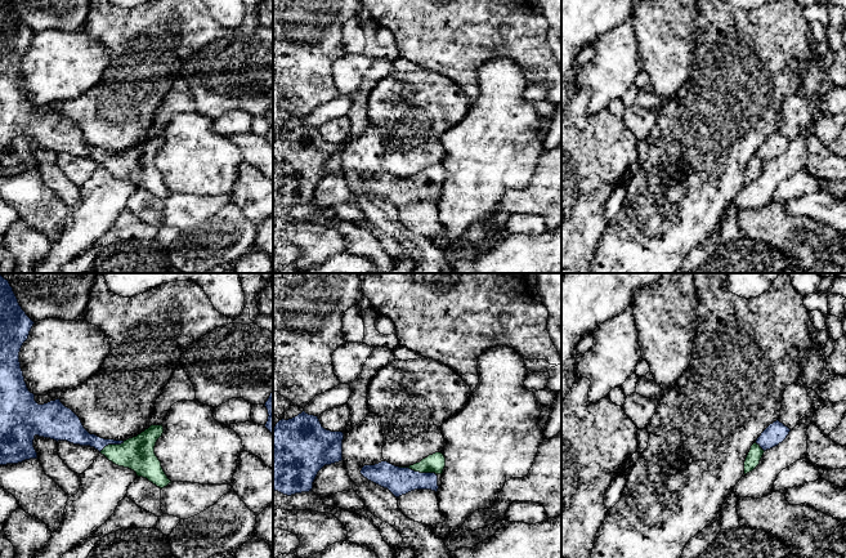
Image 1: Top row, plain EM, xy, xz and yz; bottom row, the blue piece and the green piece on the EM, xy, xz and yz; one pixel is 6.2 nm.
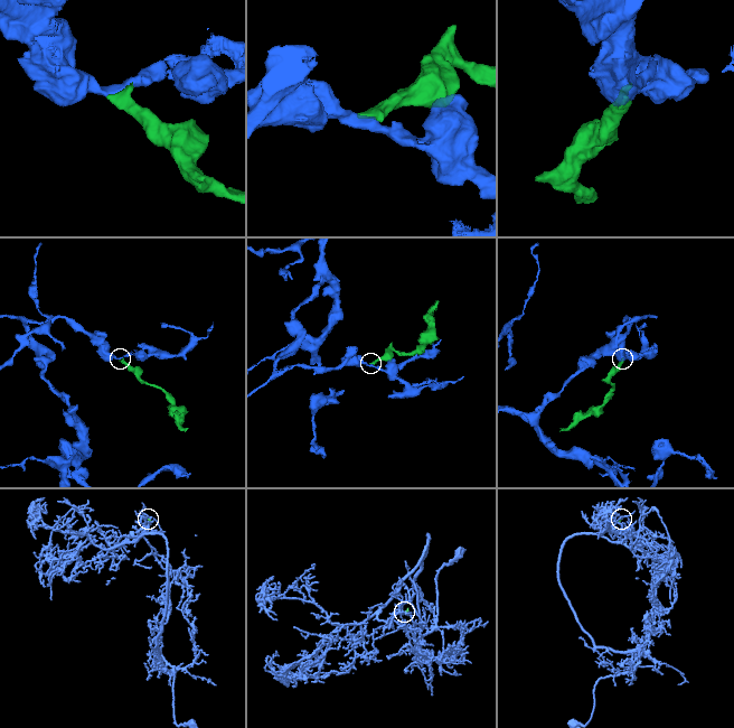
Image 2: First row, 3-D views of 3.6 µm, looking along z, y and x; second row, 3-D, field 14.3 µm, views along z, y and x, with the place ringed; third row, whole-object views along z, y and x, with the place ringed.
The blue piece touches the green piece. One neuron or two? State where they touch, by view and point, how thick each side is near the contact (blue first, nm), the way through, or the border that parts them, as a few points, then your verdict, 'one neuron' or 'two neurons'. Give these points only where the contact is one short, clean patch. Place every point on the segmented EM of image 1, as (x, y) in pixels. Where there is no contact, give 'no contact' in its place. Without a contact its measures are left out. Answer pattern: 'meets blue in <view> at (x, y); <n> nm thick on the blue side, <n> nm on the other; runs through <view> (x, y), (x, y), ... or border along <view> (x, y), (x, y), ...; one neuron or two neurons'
meets blue in xz at (417, 472); 180 nm thick on the blue side, 120 nm on the other; runs through xz (399, 481), (411, 478), (417, 472), (424, 472), (435, 463); one neuron

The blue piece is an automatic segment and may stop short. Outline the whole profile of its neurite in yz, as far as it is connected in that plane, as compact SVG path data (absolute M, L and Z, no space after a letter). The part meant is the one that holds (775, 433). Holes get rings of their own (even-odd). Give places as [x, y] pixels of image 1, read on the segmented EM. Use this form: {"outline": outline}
{"outline": "M779 420L770 424L751 446L751 450L744 461L744 474L756 469L764 452L782 443L789 432L791 429Z"}

